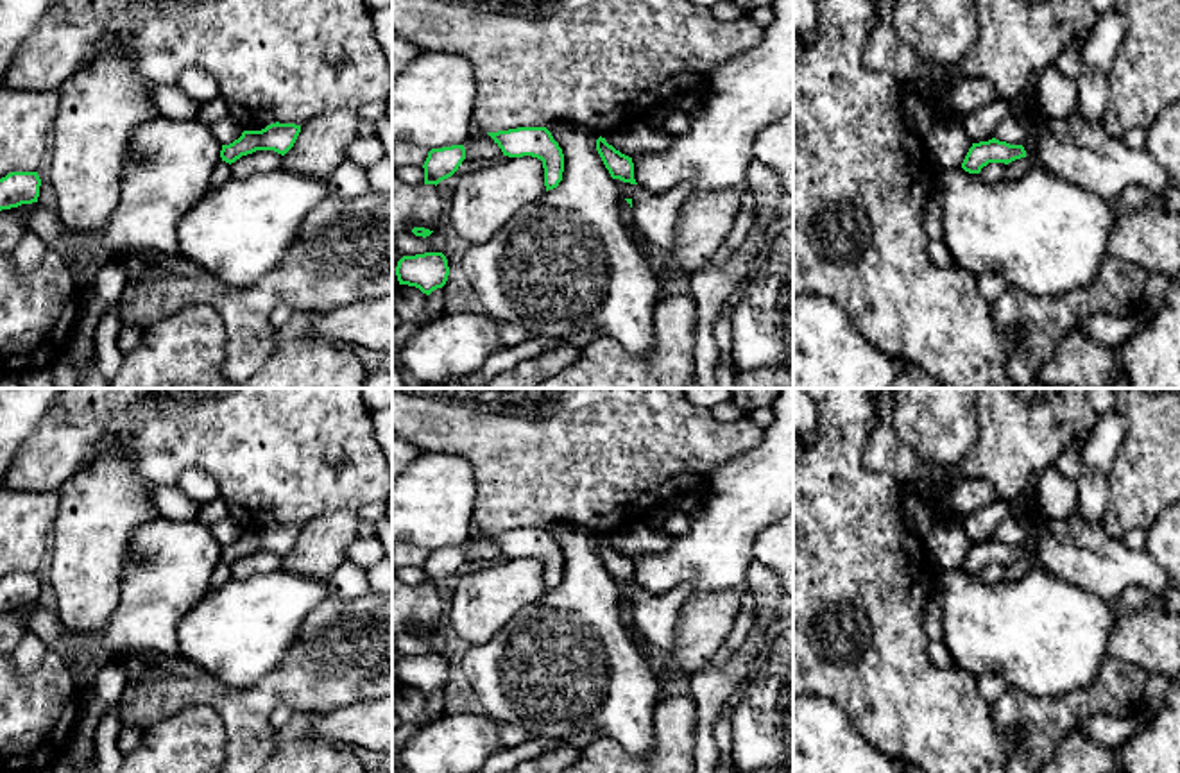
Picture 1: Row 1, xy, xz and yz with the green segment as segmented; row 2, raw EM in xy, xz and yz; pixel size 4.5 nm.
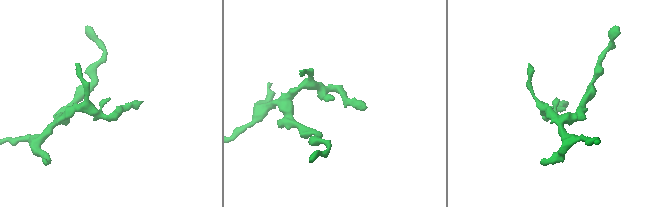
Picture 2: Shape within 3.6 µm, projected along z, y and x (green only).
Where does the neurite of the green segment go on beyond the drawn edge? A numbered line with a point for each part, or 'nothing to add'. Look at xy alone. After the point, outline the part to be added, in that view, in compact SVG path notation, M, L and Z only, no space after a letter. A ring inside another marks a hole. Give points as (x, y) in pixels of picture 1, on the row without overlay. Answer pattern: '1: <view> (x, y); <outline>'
nothing to add

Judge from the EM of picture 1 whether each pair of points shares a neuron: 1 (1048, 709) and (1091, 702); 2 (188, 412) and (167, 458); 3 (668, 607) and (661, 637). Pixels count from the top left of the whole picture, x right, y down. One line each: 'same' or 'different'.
1: same
2: same
3: same

